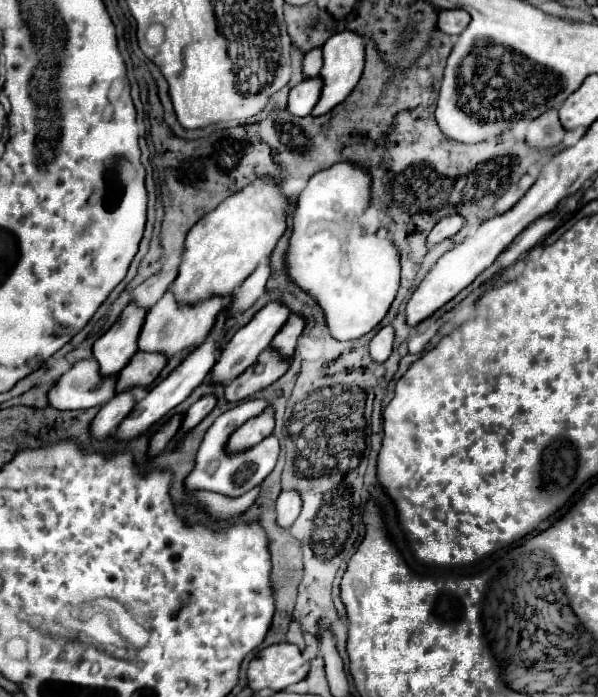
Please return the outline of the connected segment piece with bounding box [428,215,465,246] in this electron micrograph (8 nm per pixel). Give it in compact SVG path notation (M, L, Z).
M451 215L446 216L434 226L434 230L428 234L428 246L434 246L434 244L438 244L440 240L444 240L444 238L453 237L460 228L462 228L465 220L460 215Z

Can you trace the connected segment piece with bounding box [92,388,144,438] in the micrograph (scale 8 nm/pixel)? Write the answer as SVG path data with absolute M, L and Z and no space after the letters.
M126 388L118 394L114 394L112 400L108 400L96 418L92 420L92 436L94 438L104 438L110 434L112 428L116 428L136 406L140 394L144 388Z

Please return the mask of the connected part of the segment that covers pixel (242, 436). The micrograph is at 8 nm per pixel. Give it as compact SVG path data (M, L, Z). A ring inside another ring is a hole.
M266 406L266 410L262 414L250 418L246 424L242 424L242 428L238 428L232 434L232 438L228 442L228 450L230 452L246 450L246 448L258 444L268 434L272 434L272 430L274 430L274 408Z

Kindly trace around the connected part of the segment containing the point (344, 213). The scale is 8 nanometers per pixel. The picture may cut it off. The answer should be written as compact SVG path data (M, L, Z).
M338 162L338 164L326 168L326 170L314 174L314 176L310 178L308 186L300 192L298 204L296 204L296 210L294 210L294 234L292 234L292 238L290 238L290 248L288 248L288 254L286 254L286 266L288 266L290 278L292 278L304 292L308 292L308 294L320 304L320 308L322 308L324 314L326 314L328 332L330 332L336 340L354 340L354 338L360 338L360 336L368 334L368 332L386 316L390 304L392 304L394 298L396 298L398 284L400 284L400 250L398 250L398 246L394 244L394 240L392 240L390 236L380 238L380 236L376 236L376 232L374 232L374 234L366 234L364 226L356 220L358 216L362 216L362 214L370 208L370 202L372 202L372 196L370 196L370 192L372 192L372 182L370 182L370 178L372 178L370 172L368 172L362 164L356 164L356 162Z

